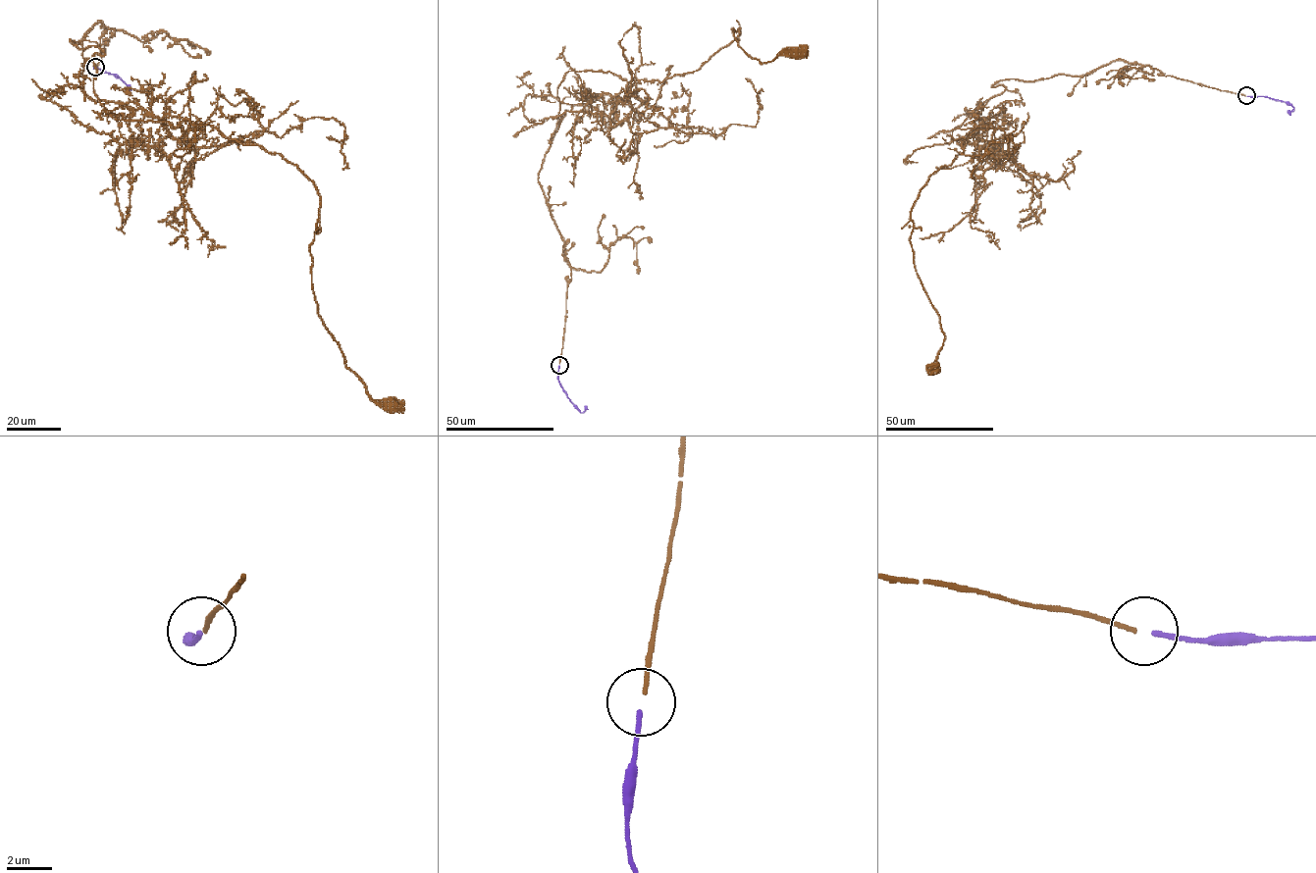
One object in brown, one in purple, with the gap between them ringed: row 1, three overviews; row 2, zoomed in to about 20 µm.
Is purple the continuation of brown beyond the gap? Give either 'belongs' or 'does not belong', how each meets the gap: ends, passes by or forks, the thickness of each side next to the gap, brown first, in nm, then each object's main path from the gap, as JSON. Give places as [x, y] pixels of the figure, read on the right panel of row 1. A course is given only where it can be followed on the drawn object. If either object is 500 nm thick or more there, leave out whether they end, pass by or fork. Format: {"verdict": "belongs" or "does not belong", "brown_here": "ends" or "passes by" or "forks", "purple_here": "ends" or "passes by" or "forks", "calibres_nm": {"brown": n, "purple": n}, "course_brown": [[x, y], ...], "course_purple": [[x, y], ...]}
{"verdict": "belongs", "brown_here": "ends", "purple_here": "ends", "calibres_nm": {"brown": 190, "purple": 220}, "course_brown": [[1245, 96], [1119, 60], [994, 83], [1005, 90], [952, 131], [963, 151], [911, 213], [945, 336], [934, 369]], "course_purple": [[1247, 96], [1289, 102], [1293, 109], [1287, 111]]}

